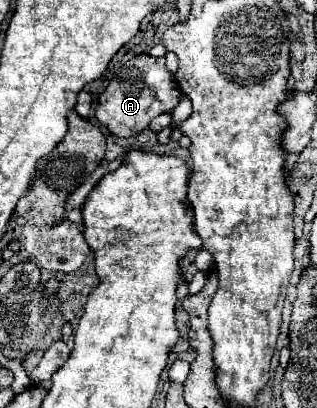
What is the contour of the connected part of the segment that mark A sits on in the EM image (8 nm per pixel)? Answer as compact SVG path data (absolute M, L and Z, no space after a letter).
M140 54L128 60L112 78L108 88L100 94L96 106L96 118L112 134L120 138L128 138L132 134L146 130L154 116L172 112L180 100L182 100L182 92L176 86L174 74L168 72L166 68L166 58L152 58L148 54Z

